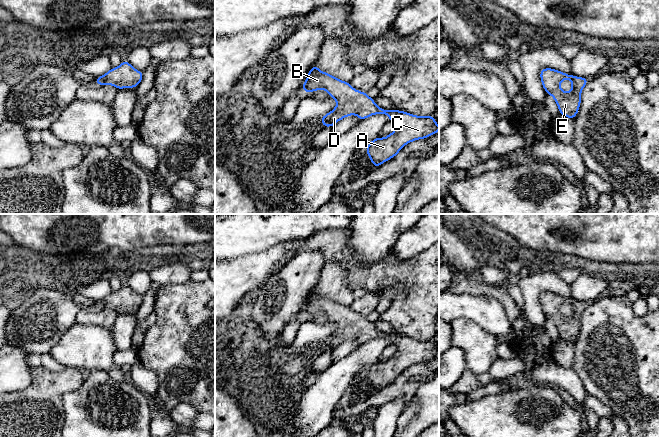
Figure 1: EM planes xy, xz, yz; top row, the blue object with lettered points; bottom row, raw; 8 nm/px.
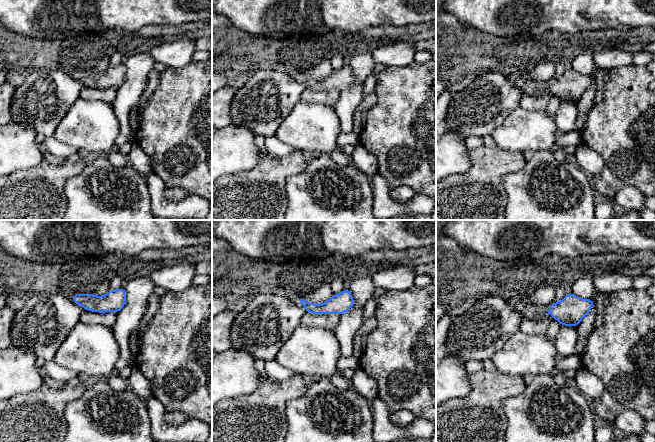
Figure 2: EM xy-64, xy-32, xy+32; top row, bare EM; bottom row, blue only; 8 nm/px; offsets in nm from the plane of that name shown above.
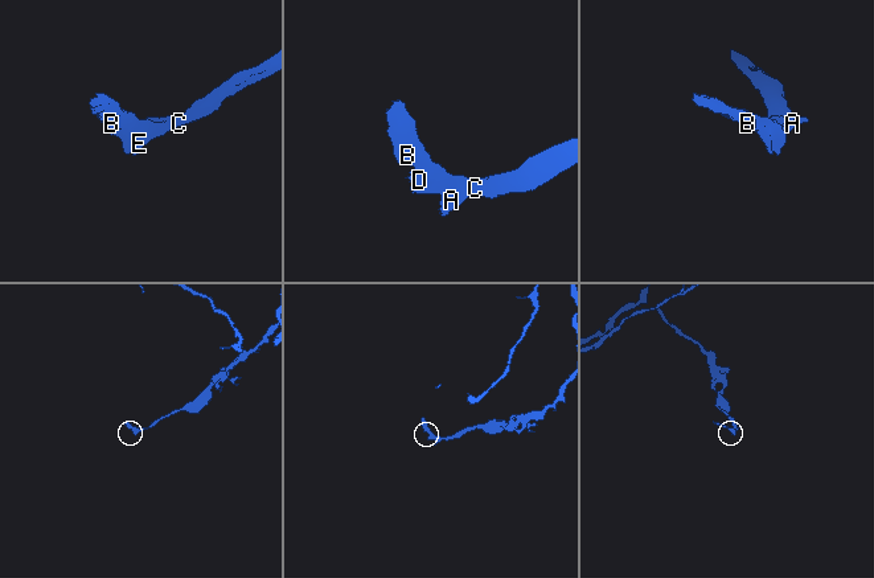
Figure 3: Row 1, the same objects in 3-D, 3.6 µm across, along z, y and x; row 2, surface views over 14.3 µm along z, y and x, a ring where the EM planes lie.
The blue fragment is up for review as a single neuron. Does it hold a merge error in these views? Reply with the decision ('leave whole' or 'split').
leave whole

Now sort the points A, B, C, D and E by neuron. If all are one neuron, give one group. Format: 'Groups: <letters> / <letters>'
Groups: A B C D E

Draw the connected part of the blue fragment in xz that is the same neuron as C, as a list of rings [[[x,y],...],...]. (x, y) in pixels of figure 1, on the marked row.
[[[315,64],[308,72],[301,90],[311,93],[326,90],[330,99],[336,99],[336,107],[320,117],[324,127],[332,127],[349,115],[356,115],[360,121],[375,114],[385,114],[390,122],[397,124],[395,130],[383,139],[378,136],[366,147],[372,165],[379,167],[395,157],[408,143],[426,139],[439,131],[436,119],[432,115],[416,116],[402,110],[386,110],[378,107],[367,93],[354,89],[349,82],[322,72]]]

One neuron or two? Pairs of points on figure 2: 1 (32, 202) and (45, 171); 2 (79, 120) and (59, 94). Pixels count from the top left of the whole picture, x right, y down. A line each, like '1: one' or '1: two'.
1: one
2: two

